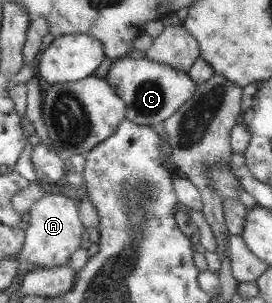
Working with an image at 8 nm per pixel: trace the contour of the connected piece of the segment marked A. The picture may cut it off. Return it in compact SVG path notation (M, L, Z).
M52 187L46 197L38 200L32 206L27 222L29 225L26 229L25 244L19 257L23 263L31 263L33 269L68 265L70 257L80 249L82 233L86 231L73 194L58 187Z

